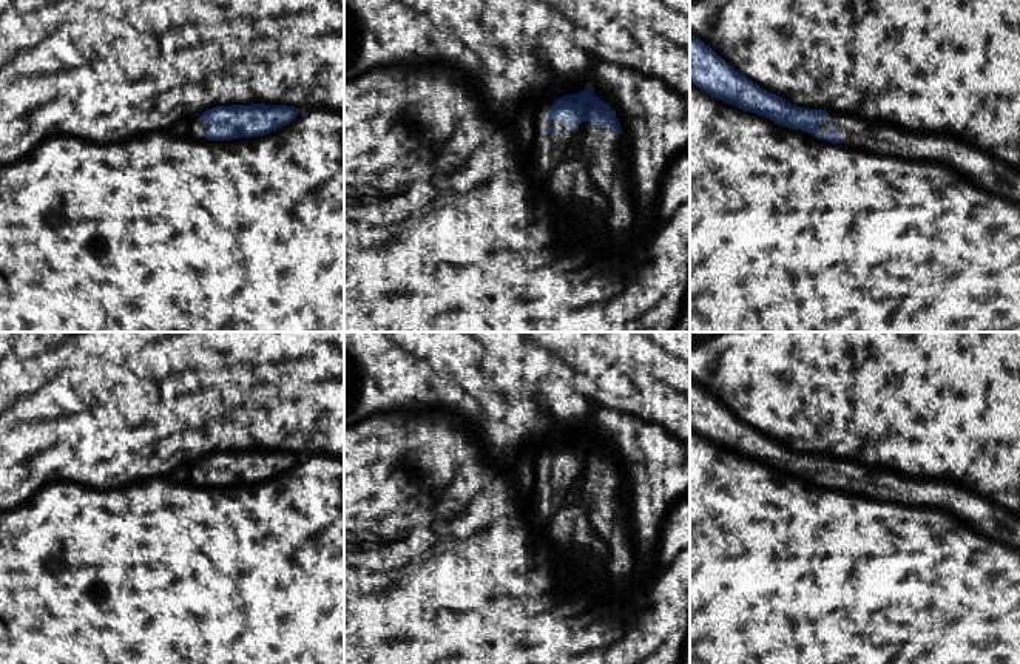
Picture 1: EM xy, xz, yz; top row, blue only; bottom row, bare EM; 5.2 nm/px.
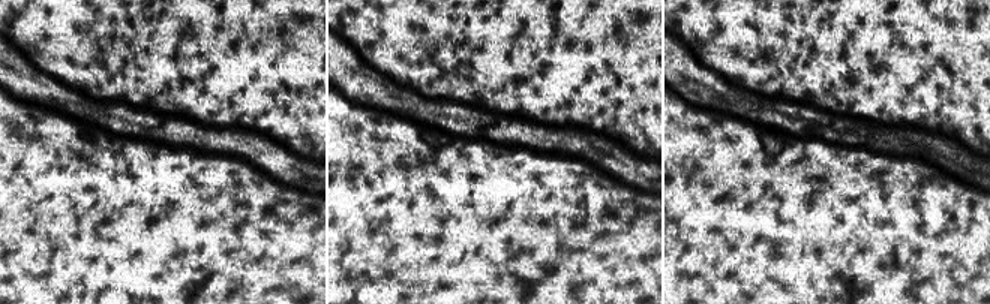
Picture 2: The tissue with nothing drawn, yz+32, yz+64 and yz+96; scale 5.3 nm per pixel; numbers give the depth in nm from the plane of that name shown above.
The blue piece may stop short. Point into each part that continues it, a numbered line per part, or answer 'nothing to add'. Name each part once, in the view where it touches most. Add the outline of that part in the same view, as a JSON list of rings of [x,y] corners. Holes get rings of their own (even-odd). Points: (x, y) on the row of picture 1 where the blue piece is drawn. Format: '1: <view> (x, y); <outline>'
1: xz (584, 176); [[[549,119],[545,120],[545,128],[560,130],[559,134],[545,134],[545,151],[549,156],[545,179],[552,202],[574,224],[568,233],[599,250],[623,246],[636,229],[636,213],[630,207],[630,188],[622,181],[622,134],[593,128],[589,122],[580,122],[577,133],[565,122]]]

